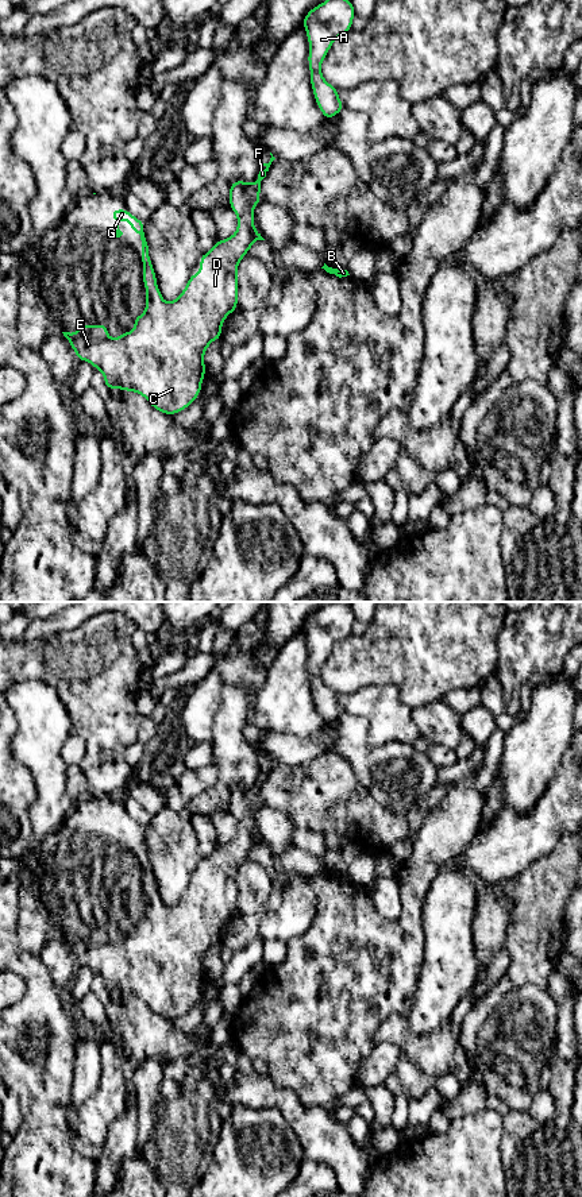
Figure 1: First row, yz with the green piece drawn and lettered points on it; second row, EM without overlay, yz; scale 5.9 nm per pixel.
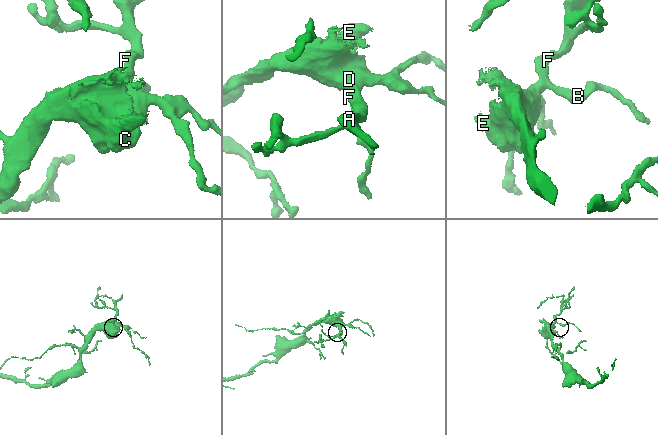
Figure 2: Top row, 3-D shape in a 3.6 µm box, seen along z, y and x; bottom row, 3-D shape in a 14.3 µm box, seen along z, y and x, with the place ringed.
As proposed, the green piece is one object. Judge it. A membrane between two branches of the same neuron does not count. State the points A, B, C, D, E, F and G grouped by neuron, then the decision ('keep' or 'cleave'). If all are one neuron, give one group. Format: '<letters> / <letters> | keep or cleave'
A B C D E F G | keep

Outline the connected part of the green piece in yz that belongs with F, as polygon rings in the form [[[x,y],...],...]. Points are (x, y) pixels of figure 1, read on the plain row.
[[[270,757],[271,762],[269,768],[262,768],[258,779],[258,784],[254,788],[247,788],[242,784],[235,785],[230,789],[230,812],[238,820],[236,837],[226,845],[219,845],[213,849],[208,858],[200,861],[201,872],[197,879],[192,879],[182,897],[171,907],[165,907],[157,889],[157,880],[149,860],[149,850],[144,842],[144,827],[138,822],[132,820],[128,814],[113,814],[111,822],[116,826],[116,842],[120,842],[123,837],[119,834],[122,825],[128,825],[132,837],[140,839],[142,858],[140,864],[143,868],[143,889],[147,895],[146,899],[146,915],[139,922],[132,922],[135,931],[131,937],[122,939],[117,943],[111,943],[105,928],[97,928],[96,931],[88,930],[85,926],[80,934],[74,938],[62,937],[69,945],[70,951],[77,958],[77,964],[89,966],[93,973],[103,977],[107,993],[111,996],[117,992],[123,996],[135,996],[143,1000],[149,1008],[169,1020],[173,1020],[181,1015],[185,1015],[201,997],[201,988],[205,981],[204,958],[208,950],[217,943],[221,943],[221,930],[226,922],[236,915],[238,911],[238,868],[248,857],[250,852],[257,845],[265,845],[261,838],[254,833],[254,818],[253,814],[261,806],[261,785],[266,781],[271,767],[275,764]]]

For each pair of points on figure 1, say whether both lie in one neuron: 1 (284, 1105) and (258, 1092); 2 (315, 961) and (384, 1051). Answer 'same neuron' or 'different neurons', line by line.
1: same neuron
2: different neurons

